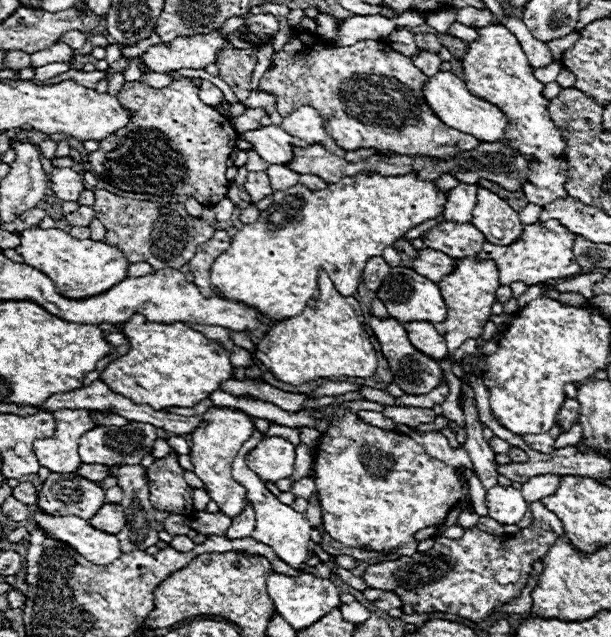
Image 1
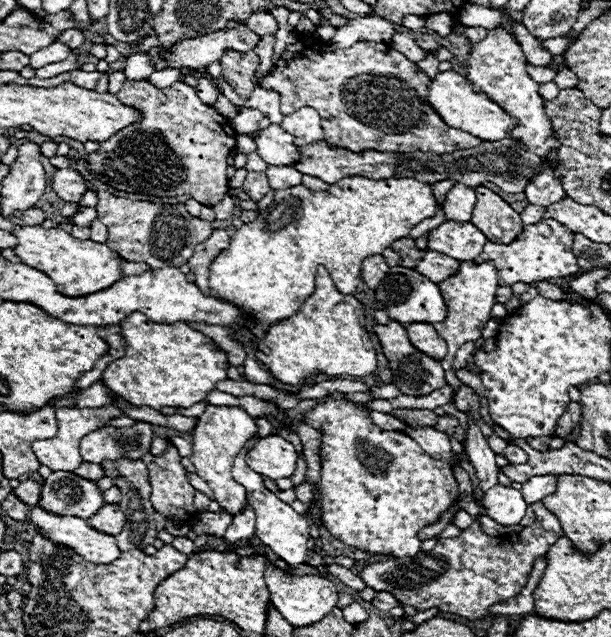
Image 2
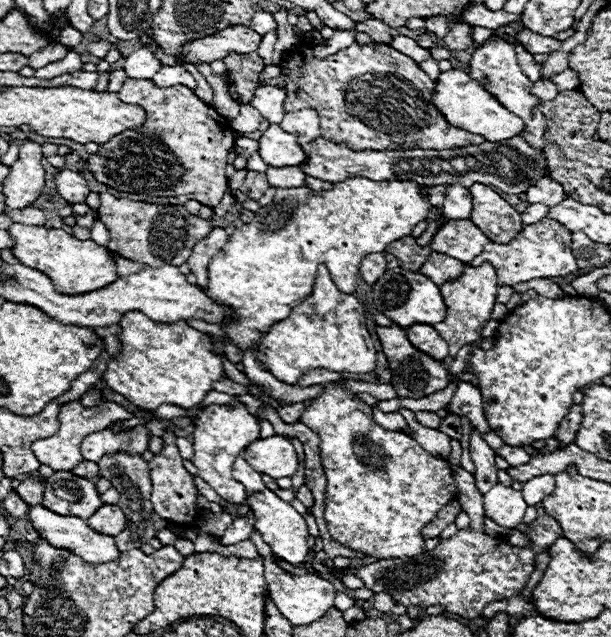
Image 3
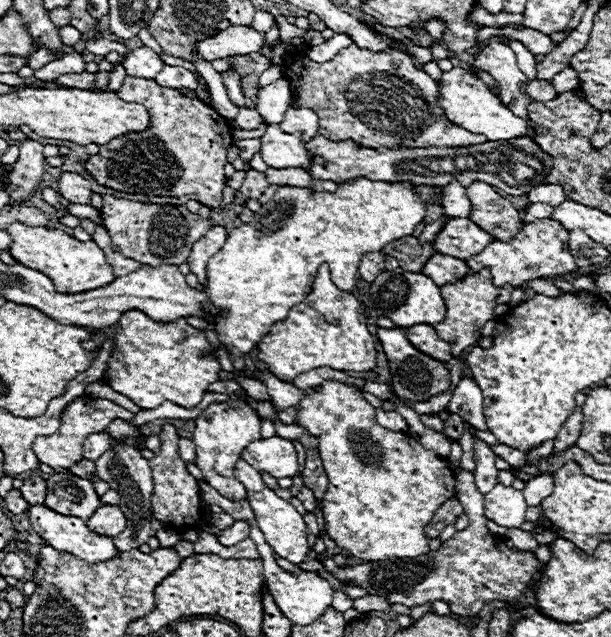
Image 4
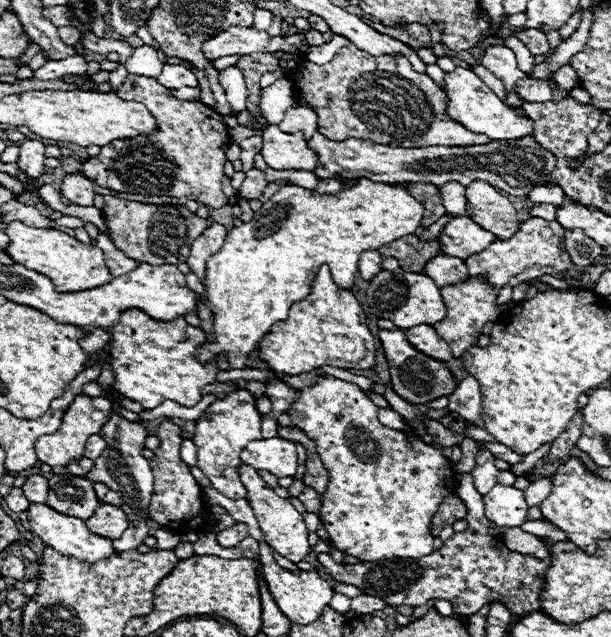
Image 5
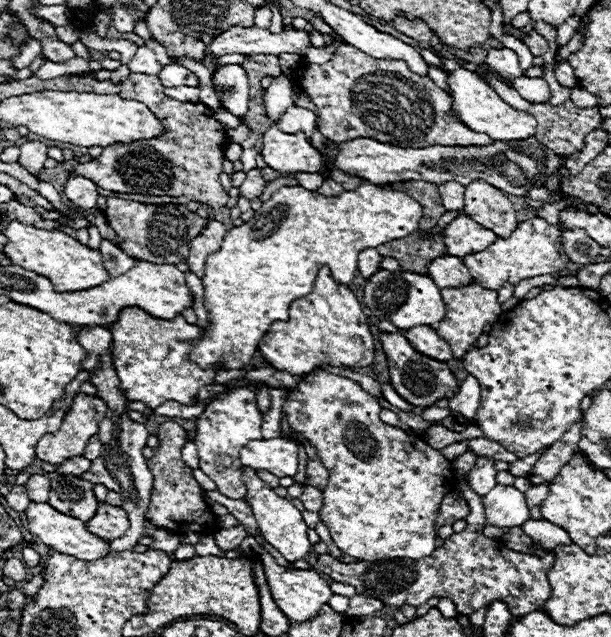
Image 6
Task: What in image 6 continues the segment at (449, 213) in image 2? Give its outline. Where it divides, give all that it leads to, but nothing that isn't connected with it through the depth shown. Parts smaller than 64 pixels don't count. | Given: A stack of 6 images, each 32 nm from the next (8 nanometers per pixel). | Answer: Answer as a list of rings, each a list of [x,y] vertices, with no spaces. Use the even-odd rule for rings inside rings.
[[[458,182],[440,184],[440,198],[448,212],[464,212],[464,186]]]

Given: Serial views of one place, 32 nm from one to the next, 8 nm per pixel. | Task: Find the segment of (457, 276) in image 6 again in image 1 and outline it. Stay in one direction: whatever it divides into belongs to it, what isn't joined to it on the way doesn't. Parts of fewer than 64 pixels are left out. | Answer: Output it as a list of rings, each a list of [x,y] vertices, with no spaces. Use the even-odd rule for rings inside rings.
[[[422,248],[418,250],[416,260],[412,260],[412,268],[420,272],[422,276],[428,276],[428,280],[438,284],[448,272],[454,270],[454,258],[432,248]]]

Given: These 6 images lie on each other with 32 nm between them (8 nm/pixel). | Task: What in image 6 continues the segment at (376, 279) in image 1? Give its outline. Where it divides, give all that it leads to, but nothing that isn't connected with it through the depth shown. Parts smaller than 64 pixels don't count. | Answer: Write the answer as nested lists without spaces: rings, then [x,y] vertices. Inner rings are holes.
[[[366,248],[360,252],[358,256],[358,270],[360,270],[360,276],[362,278],[370,278],[374,276],[374,272],[380,270],[380,262],[382,262],[382,256],[374,250],[374,248]]]

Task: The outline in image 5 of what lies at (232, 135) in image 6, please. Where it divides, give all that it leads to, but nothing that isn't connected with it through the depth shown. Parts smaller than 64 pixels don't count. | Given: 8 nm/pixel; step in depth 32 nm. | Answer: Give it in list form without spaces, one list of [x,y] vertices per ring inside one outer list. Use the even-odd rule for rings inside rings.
[[[236,126],[236,128],[230,128],[230,138],[232,142],[242,142],[250,136],[256,136],[256,134],[262,134],[260,130],[252,130],[252,128],[242,128],[242,126]]]

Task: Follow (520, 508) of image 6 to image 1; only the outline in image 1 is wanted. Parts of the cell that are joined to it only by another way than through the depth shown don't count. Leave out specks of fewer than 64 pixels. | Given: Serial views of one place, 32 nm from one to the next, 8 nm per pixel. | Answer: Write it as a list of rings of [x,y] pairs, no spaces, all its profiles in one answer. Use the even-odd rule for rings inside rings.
[[[500,484],[486,492],[486,506],[488,516],[500,524],[516,524],[524,518],[528,510],[528,502],[524,500],[520,490]]]

